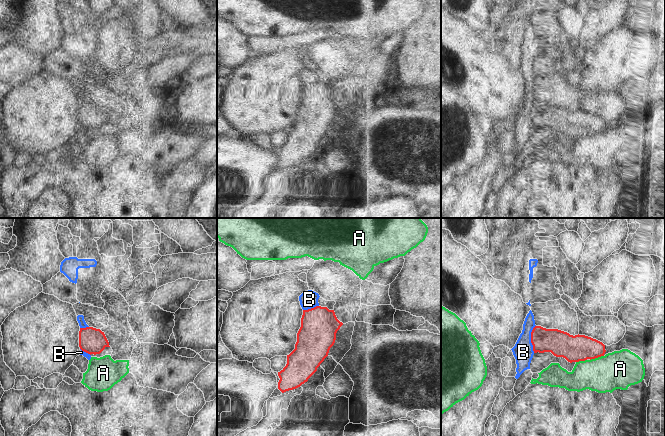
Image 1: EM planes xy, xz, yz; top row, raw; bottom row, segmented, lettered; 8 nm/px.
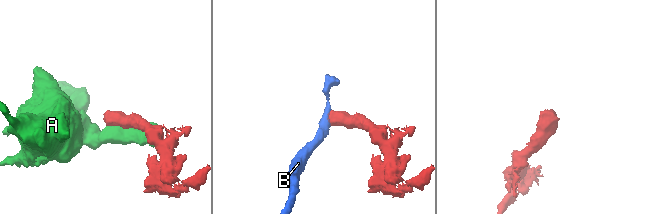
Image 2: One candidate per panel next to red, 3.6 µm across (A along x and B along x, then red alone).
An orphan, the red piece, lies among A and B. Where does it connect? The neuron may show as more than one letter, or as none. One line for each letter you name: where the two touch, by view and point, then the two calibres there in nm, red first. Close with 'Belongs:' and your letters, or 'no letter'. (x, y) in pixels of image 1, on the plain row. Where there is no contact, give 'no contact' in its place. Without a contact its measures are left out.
Belongs: no letter

